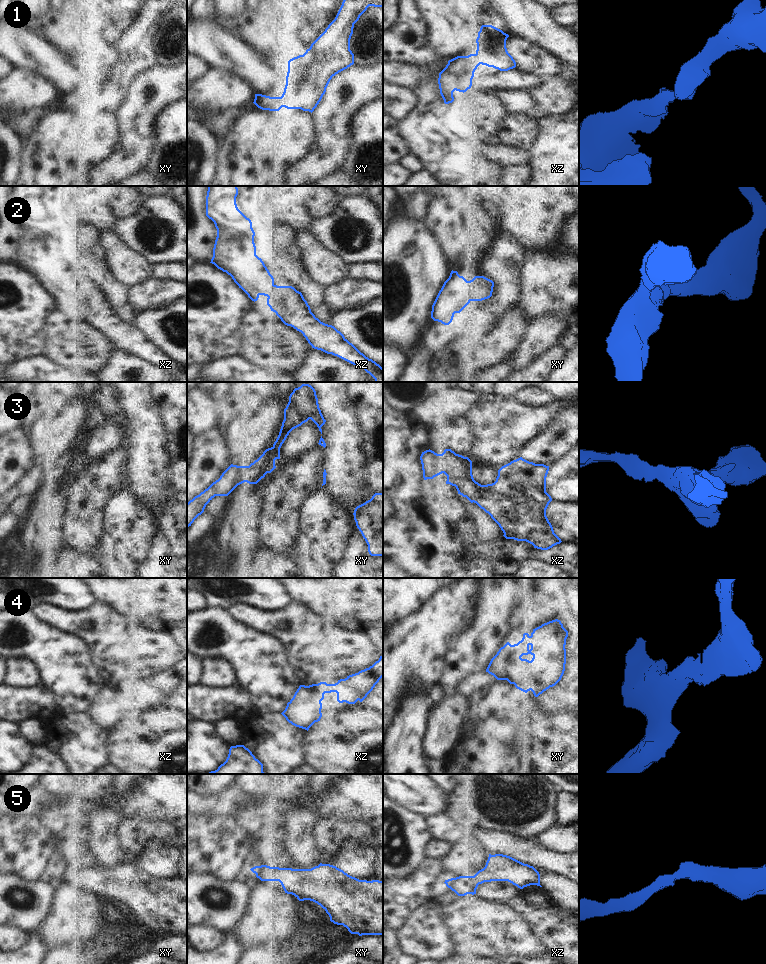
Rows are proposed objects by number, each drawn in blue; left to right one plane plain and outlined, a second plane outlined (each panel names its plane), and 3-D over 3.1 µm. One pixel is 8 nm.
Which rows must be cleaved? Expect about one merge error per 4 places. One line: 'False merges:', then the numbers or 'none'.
False merges: none

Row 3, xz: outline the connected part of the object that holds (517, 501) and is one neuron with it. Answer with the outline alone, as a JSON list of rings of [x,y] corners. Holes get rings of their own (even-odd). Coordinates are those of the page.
[[[445,449],[442,454],[426,450],[422,452],[420,460],[424,480],[433,479],[444,473],[447,476],[446,484],[455,486],[458,494],[466,497],[471,503],[476,503],[488,513],[499,525],[506,539],[526,541],[541,550],[548,550],[562,542],[554,533],[546,516],[546,509],[552,501],[546,492],[549,466],[535,464],[520,457],[502,466],[494,483],[481,485],[473,478],[472,461],[451,449]]]

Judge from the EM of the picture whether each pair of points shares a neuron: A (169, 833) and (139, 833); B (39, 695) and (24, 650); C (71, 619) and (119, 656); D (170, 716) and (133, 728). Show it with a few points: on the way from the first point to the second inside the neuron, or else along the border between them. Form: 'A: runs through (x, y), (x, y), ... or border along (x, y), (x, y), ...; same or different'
A: runs through (162, 833), (146, 833); same
B: border along (40, 684), (53, 695), (53, 699), (56, 702); different
C: runs through (86, 618), (94, 618), (115, 641); same
D: border along (151, 713), (164, 721), (161, 736), (176, 731); different

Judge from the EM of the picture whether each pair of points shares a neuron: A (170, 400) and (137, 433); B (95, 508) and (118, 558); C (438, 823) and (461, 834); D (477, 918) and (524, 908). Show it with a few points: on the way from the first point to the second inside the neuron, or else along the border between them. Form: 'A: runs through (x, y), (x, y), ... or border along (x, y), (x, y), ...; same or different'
A: border along (151, 392), (160, 406), (161, 416), (167, 432); different
B: border along (108, 505), (106, 508), (104, 536), (95, 550); different
C: runs through (444, 829), (455, 832); same
D: border along (508, 902), (522, 914), (531, 927); different

